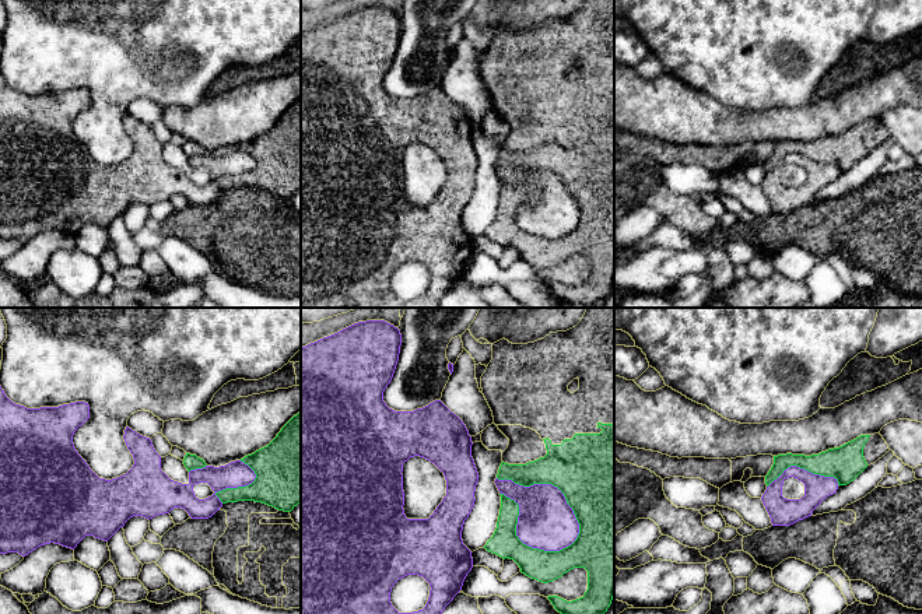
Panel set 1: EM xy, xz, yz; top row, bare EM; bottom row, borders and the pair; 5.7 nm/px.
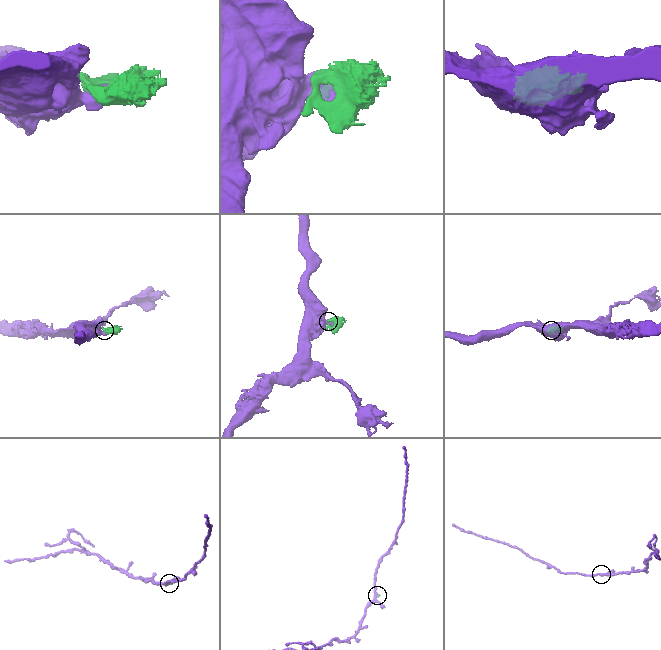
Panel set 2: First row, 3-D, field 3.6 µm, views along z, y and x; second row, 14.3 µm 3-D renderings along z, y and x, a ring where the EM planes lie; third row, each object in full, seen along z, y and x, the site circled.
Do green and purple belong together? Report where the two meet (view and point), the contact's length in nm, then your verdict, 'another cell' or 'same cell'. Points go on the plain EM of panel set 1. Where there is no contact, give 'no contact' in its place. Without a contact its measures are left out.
meets green in xz at (553, 171); contact 600 nm long; another cell

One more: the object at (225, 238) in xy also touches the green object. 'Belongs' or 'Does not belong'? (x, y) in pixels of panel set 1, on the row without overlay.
Does not belong

